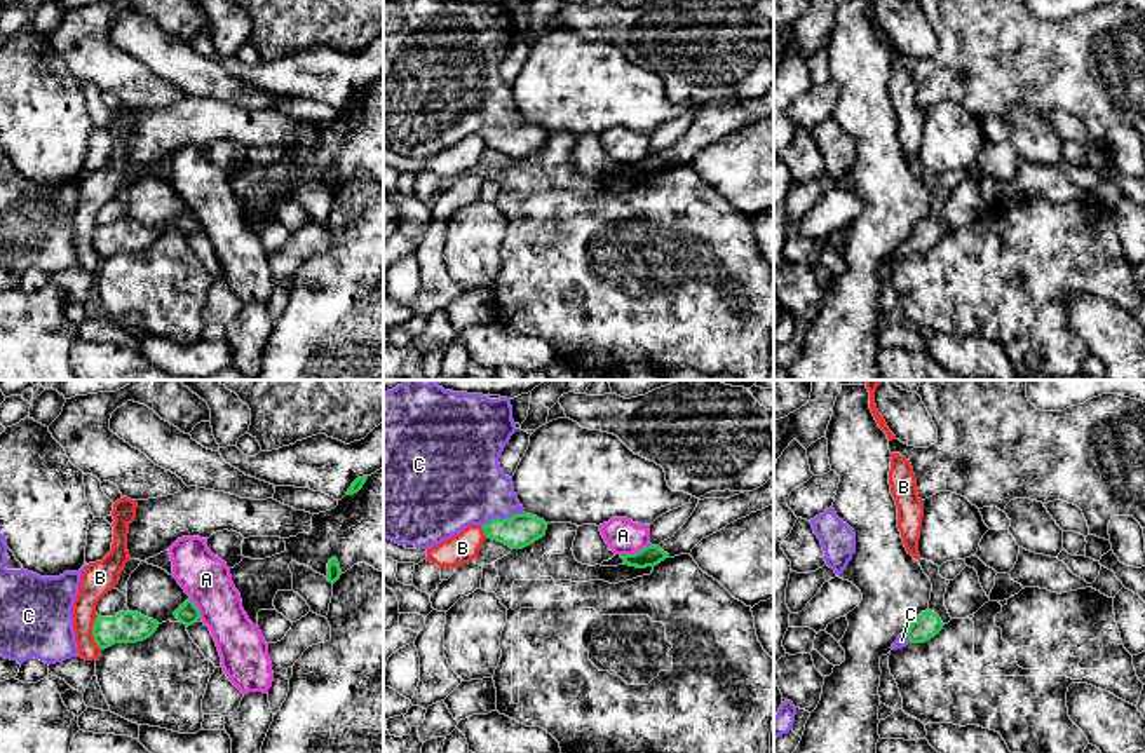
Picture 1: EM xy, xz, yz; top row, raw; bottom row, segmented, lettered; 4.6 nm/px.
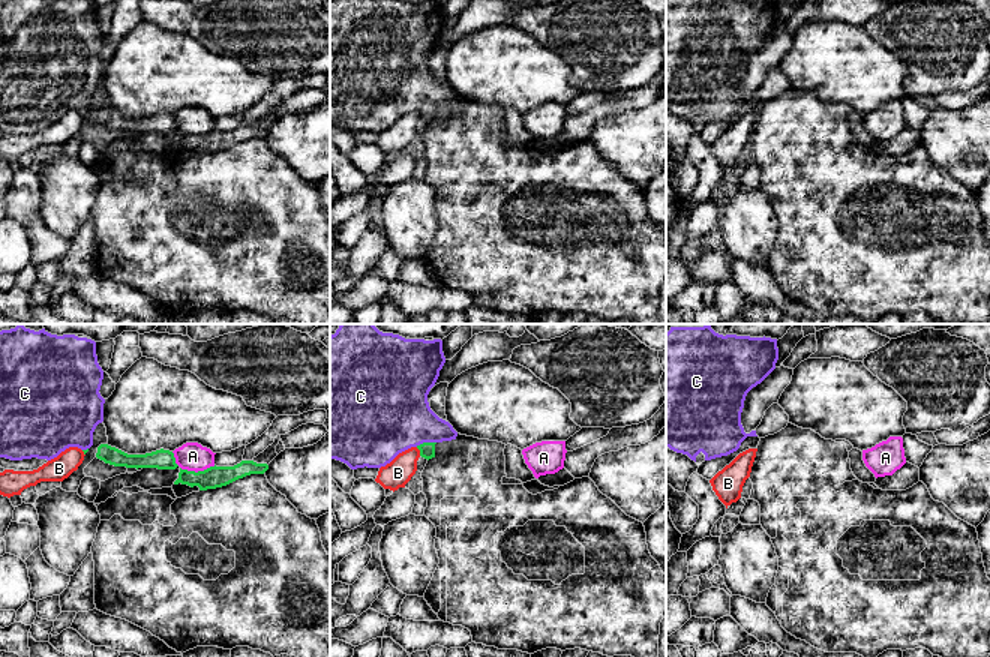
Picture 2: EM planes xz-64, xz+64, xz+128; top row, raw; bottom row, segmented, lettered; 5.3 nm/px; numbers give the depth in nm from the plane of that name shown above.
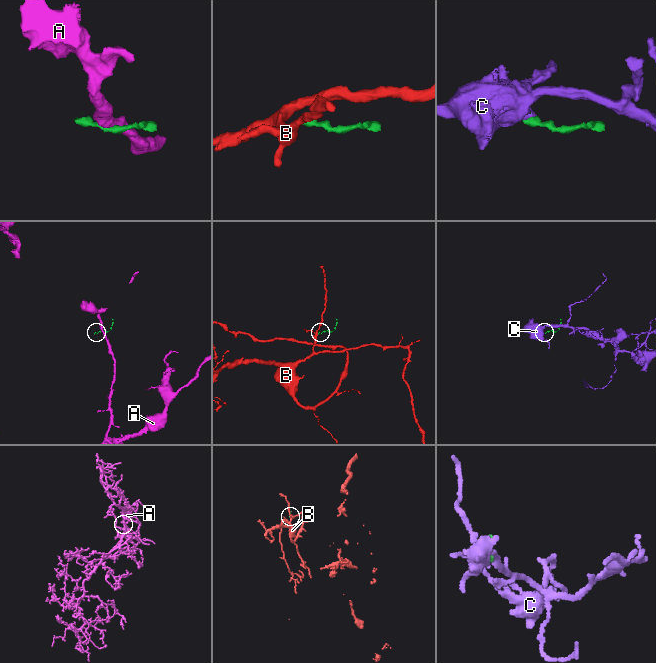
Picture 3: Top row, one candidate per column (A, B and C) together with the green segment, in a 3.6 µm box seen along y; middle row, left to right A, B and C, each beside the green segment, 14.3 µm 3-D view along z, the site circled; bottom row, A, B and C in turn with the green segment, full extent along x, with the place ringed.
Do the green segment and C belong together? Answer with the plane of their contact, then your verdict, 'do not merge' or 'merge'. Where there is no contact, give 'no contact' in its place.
xz | merge

